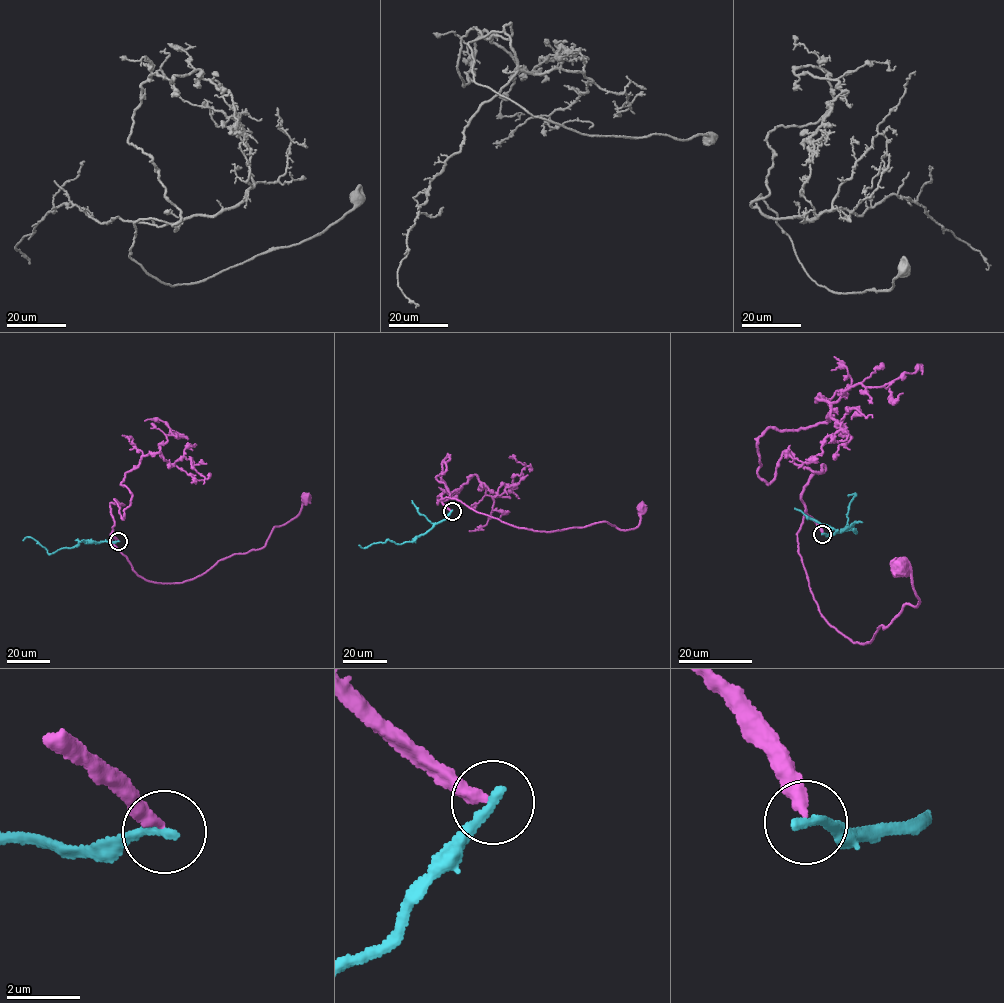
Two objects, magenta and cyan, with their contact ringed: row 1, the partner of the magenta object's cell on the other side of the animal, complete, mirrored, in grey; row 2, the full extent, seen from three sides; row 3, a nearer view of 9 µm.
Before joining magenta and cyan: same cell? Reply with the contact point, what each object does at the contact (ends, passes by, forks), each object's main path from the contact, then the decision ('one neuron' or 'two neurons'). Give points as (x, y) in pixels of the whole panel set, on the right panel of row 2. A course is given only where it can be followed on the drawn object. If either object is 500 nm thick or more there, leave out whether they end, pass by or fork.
at (822, 534); magenta ends there; cyan ends there; magenta runs (822, 533), (805, 515), (798, 550), (821, 614), (852, 642), (870, 643), (917, 607), (899, 565); cyan runs (822, 533), (828, 535), (851, 524), (856, 532), (841, 529), (855, 493), (848, 496); two neurons

